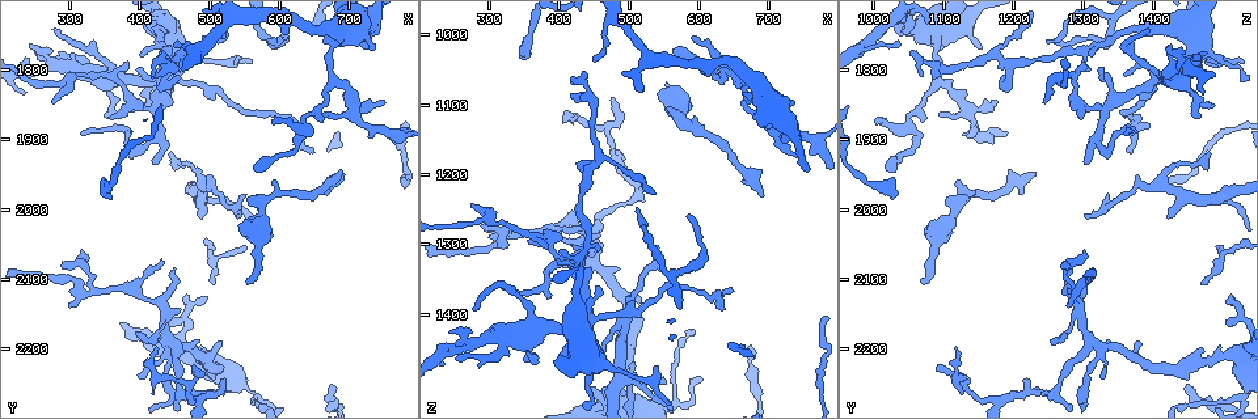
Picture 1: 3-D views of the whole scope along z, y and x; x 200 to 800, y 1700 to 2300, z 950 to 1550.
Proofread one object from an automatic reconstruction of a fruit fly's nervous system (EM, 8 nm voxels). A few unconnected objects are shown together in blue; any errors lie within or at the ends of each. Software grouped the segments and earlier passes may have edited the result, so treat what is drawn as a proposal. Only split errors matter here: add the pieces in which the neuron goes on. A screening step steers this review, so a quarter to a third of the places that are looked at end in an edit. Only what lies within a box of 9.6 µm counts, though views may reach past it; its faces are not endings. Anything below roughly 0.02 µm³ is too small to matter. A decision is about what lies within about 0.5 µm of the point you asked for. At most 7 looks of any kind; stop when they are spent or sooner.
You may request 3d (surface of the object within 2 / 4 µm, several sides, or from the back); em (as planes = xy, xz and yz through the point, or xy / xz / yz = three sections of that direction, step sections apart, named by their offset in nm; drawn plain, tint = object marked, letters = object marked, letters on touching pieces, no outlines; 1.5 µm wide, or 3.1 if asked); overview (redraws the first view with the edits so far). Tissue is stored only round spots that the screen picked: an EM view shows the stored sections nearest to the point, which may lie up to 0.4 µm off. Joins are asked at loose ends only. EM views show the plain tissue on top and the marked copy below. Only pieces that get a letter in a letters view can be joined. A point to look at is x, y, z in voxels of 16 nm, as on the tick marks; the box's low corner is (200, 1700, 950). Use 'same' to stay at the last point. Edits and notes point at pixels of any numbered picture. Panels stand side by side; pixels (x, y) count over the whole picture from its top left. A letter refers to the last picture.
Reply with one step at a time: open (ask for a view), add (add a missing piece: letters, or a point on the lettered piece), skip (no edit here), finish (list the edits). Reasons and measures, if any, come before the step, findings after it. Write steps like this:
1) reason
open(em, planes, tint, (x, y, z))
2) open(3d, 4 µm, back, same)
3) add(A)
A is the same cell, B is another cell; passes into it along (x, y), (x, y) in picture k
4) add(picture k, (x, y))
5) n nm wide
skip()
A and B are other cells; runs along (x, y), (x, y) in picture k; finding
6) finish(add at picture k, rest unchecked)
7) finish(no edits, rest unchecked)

open(em, yz, step 4, letters, (455, 2085, 1315))

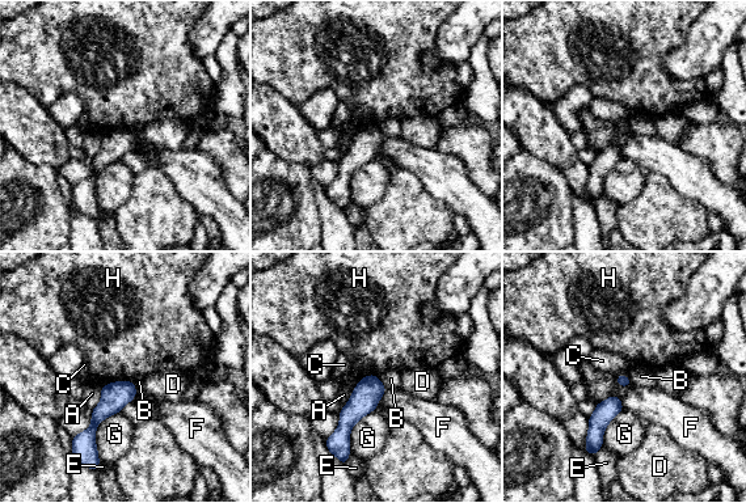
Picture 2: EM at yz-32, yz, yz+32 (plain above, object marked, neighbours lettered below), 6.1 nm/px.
skip()
A, B, C, D, E, F, G and H are other cells; border along (597, 404), (616, 396), (623, 409) in picture 2; none of them fits

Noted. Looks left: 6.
branch stops here
open(em, planes, letters, (445, 1920, 1485))

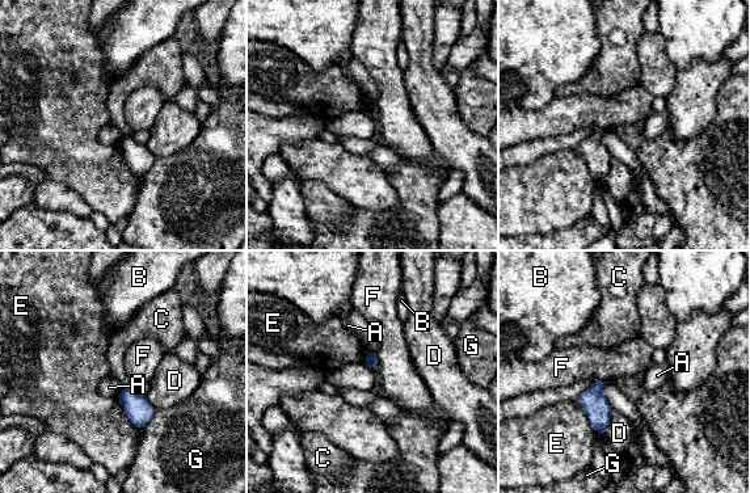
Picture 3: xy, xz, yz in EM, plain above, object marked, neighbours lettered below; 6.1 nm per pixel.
E touches over 280 nm
skip()
A, B, C, D, E, F and G are other cells; border along (593, 380), (611, 382) in picture 3; none of them fits

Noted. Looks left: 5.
branch stops here
open(3d, 4 µm, (425, 1935, 1300))

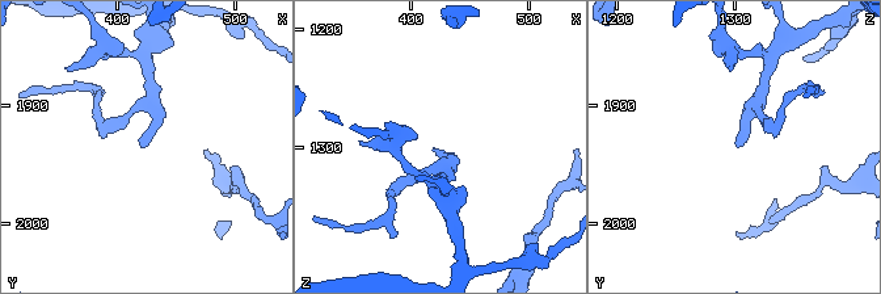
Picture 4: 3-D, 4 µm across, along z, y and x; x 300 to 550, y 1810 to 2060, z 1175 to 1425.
open(em, planes, tint, (420, 1934, 1304))

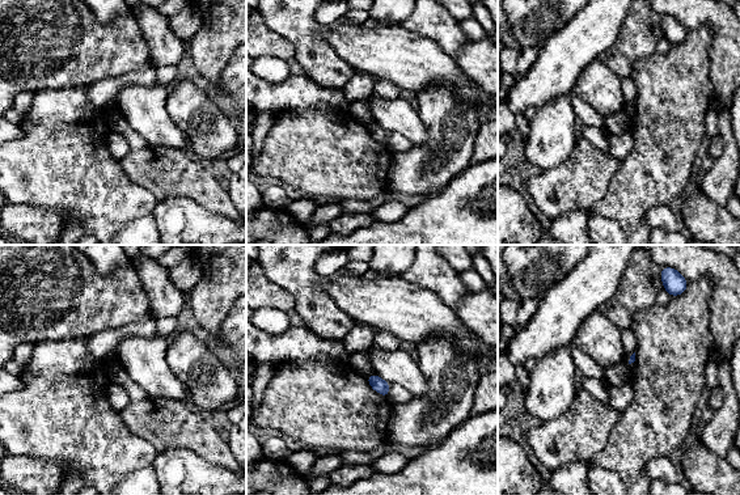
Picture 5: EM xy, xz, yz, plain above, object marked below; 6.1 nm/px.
open(em, planes, letters, same)

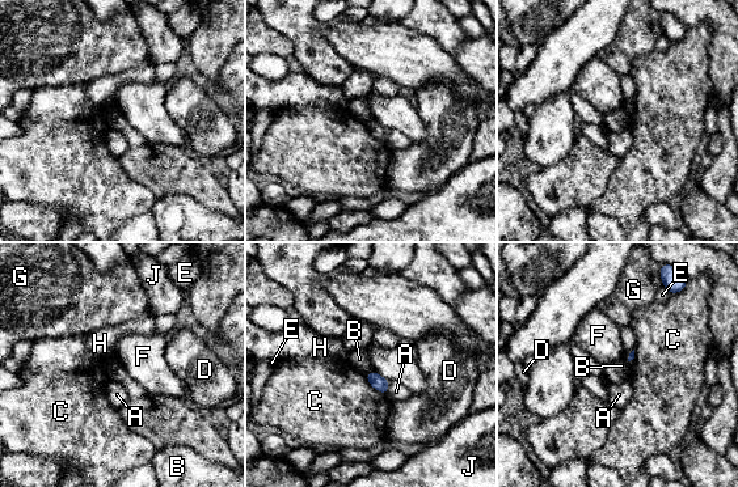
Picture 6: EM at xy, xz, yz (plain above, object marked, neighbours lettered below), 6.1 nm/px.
skip()
A, B, C, D, E, F, G, H and J are other cells; border along (365, 375), (374, 388), (386, 394) in picture 6; no lettered piece goes on from it

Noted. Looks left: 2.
finish(no edits, rest unchecked)

